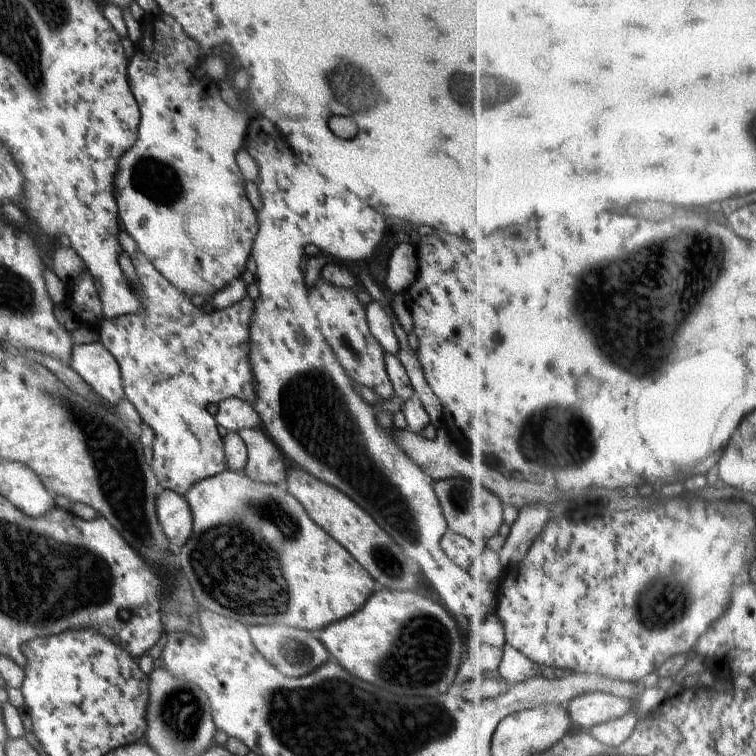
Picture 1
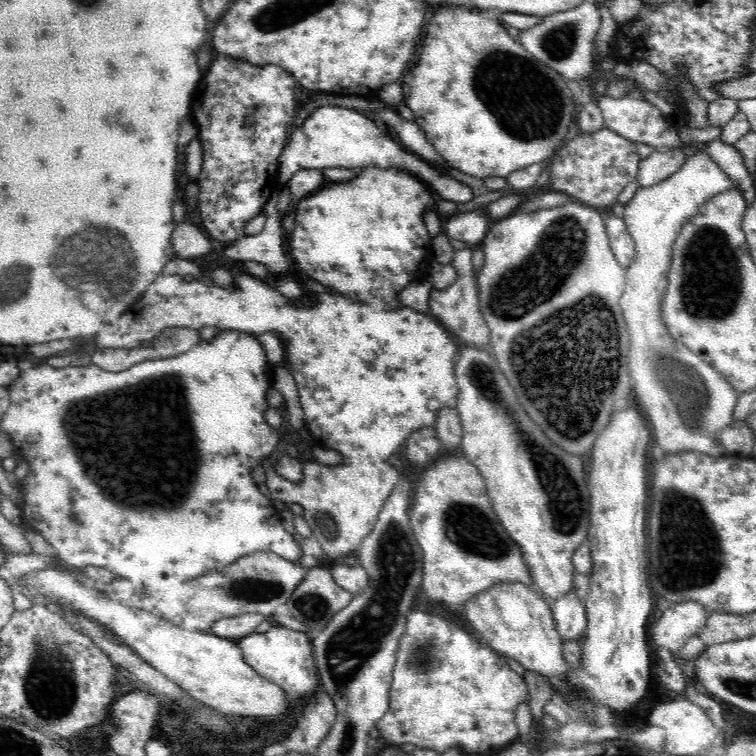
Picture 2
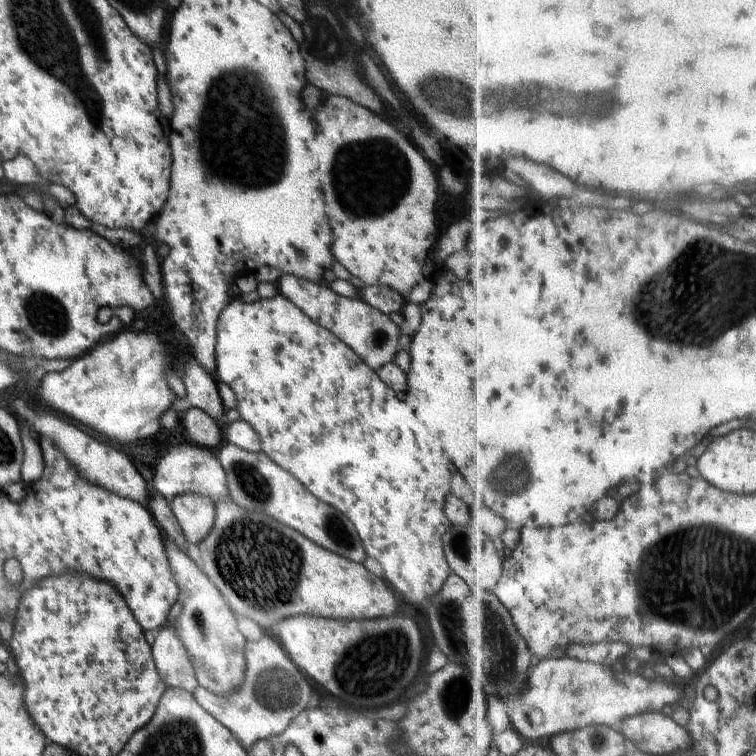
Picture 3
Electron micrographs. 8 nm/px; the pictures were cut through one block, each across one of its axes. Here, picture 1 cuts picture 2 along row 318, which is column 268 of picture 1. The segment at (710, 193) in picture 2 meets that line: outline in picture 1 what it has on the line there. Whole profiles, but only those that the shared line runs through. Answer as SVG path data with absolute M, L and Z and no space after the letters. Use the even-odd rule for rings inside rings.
M250 625L247 630L254 647L284 677L299 678L311 674L314 670L332 660L326 646L323 646L318 638L314 638L311 631L274 625Z

